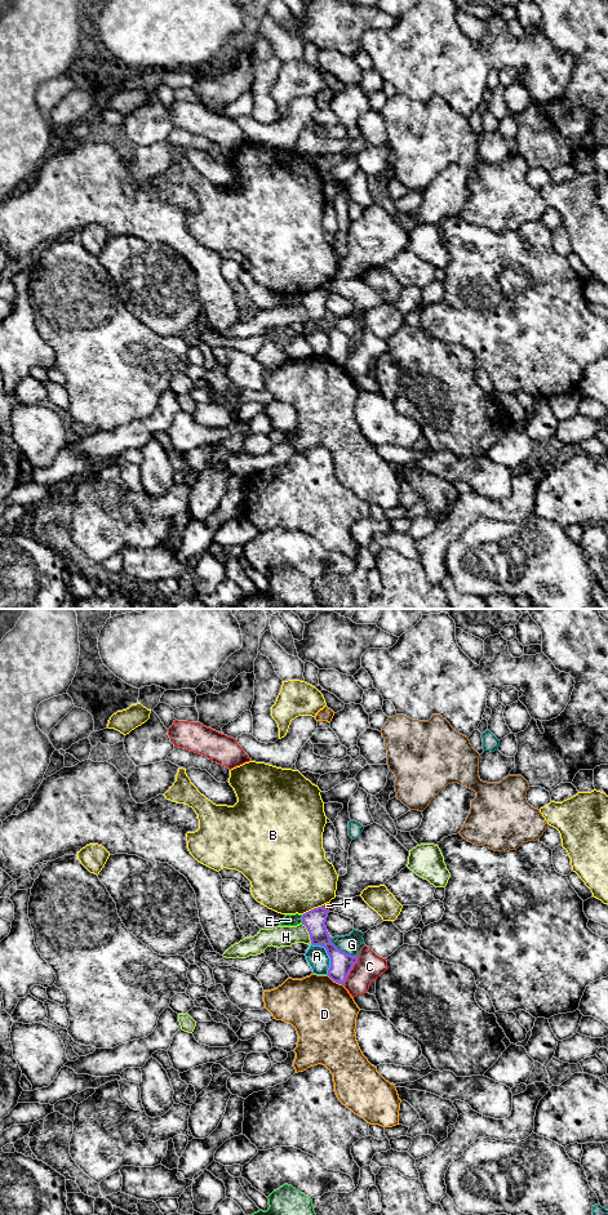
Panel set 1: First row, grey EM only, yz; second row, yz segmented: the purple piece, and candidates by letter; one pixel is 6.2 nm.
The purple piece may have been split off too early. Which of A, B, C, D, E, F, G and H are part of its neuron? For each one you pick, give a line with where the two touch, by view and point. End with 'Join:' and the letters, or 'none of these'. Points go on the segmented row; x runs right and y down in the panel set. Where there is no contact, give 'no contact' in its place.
Join: none of these

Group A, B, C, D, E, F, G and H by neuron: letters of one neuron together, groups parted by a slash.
A / B / C / D / E / F / G / H

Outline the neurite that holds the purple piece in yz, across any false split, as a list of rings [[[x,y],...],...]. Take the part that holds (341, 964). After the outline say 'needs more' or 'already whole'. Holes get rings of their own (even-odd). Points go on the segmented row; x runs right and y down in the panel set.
[[[323,905],[314,908],[302,914],[302,925],[306,926],[310,934],[311,944],[324,947],[330,958],[330,967],[327,975],[333,982],[345,984],[350,971],[358,962],[358,957],[342,952],[330,942],[330,936],[325,926],[328,913],[329,911]]] | already whole

